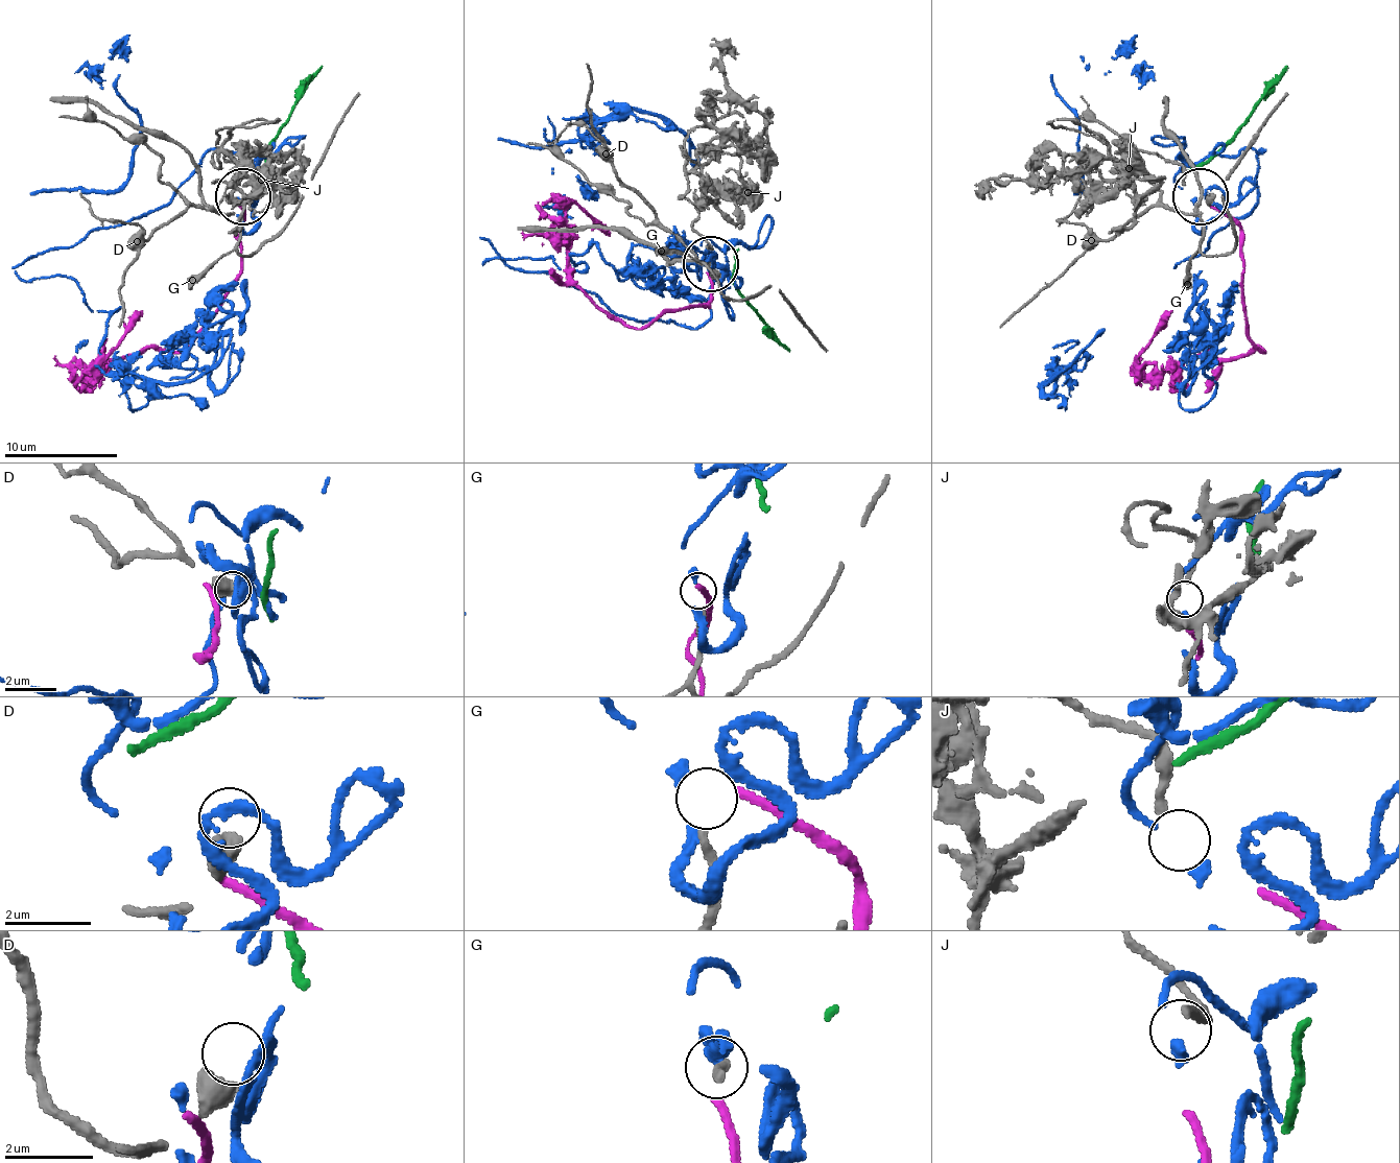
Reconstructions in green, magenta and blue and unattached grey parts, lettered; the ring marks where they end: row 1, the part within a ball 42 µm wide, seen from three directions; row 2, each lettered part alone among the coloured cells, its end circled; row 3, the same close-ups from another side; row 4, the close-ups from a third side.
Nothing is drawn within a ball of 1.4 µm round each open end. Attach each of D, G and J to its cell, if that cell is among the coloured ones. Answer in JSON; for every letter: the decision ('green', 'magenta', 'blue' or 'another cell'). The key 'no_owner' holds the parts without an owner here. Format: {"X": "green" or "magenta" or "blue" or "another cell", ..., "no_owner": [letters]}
{"D": "another cell", "G": "magenta", "J": "blue", "no_owner": ["D"]}

